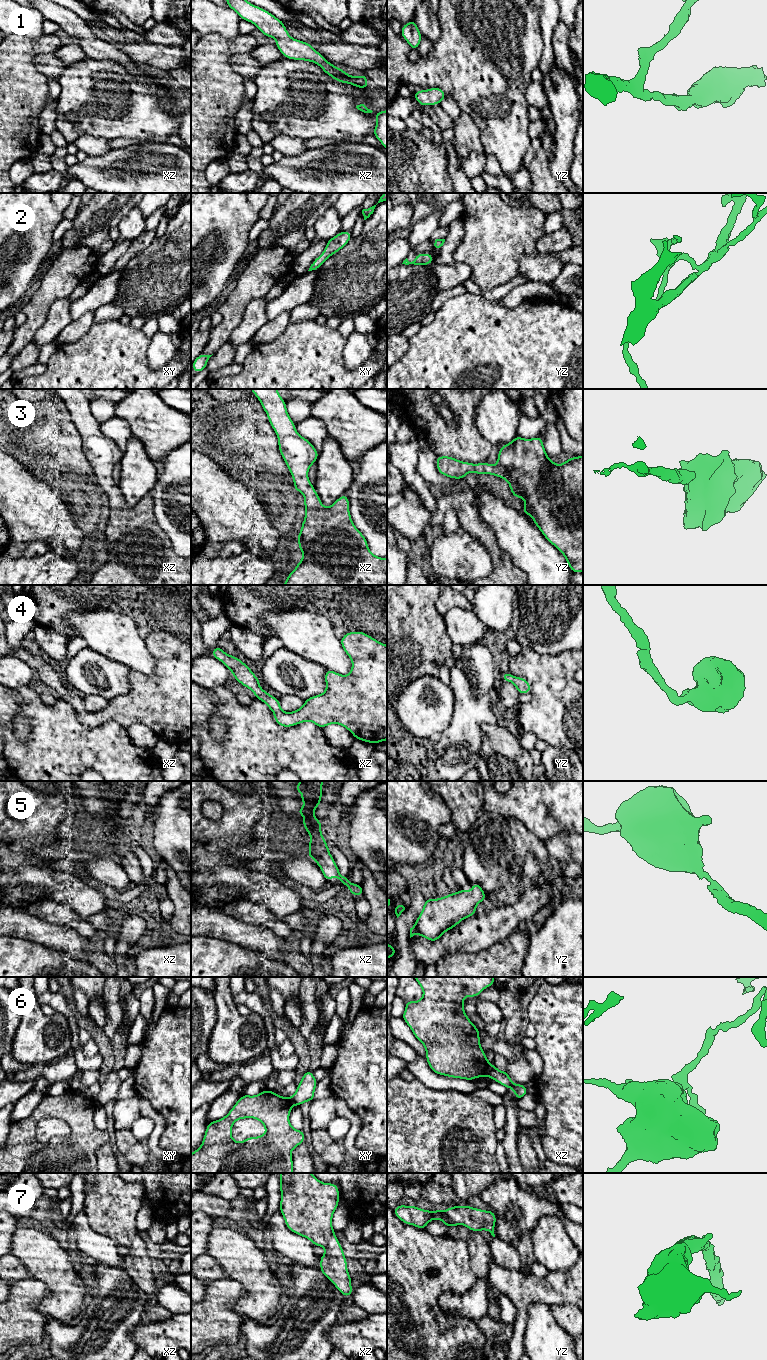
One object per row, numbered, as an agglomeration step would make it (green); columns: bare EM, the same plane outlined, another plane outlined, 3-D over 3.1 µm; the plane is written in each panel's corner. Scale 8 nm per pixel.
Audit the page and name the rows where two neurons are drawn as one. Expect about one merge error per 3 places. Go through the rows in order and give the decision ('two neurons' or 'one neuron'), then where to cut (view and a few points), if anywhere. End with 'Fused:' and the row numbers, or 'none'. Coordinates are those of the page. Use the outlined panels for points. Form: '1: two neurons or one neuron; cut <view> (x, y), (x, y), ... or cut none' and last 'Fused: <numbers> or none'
1: one neuron; cut none
2: one neuron; cut none
3: one neuron; cut none
4: one neuron; cut none
5: one neuron; cut none
6: two neurons; cut xz (489, 1065), (486, 1075)
7: one neuron; cut none
Fused: 6

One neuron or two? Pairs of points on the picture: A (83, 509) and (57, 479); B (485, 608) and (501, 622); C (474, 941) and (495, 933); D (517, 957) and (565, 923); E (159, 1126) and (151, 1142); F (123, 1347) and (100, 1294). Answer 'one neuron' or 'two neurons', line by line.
A: one neuron
B: one neuron
C: one neuron
D: two neurons
E: one neuron
F: one neuron

